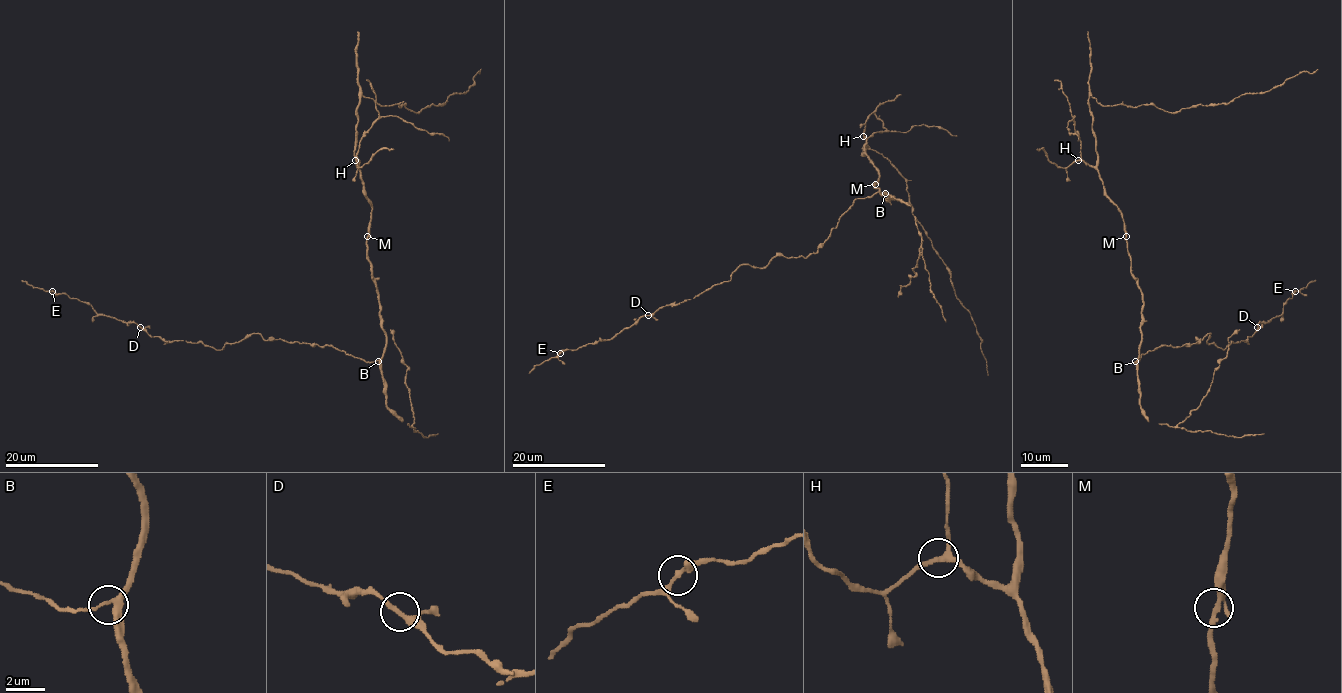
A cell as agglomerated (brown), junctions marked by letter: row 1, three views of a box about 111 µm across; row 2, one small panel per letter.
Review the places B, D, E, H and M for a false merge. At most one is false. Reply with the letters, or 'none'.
none

